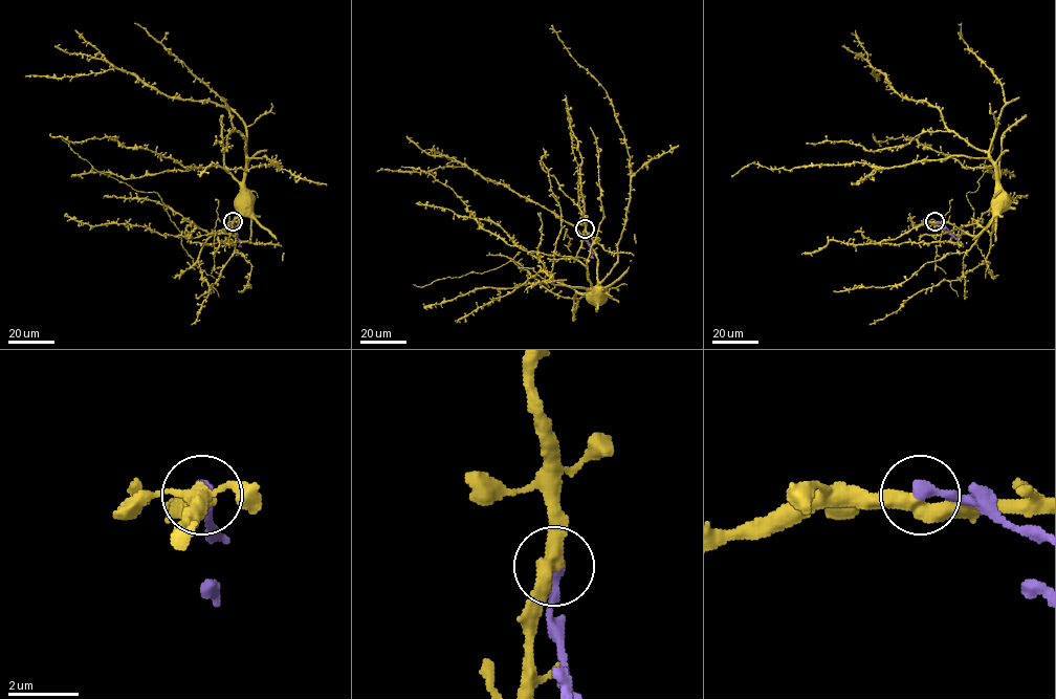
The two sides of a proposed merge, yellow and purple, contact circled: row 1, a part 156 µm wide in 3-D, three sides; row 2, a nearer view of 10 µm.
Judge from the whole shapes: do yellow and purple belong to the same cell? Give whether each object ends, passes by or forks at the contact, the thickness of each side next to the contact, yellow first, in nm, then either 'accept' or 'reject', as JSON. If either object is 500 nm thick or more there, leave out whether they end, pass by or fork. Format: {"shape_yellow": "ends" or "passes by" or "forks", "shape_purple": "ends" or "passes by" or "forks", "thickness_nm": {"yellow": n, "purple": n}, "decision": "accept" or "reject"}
{"shape_yellow": "passes by", "shape_purple": "ends", "thickness_nm": {"yellow": 440, "purple": 400}, "decision": "reject"}

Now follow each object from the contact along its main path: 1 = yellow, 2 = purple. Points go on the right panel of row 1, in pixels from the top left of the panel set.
1: (934, 221), (950, 222), (966, 233), (977, 235), (1007, 205), (1008, 198)
2: (934, 221), (942, 224), (964, 247)

